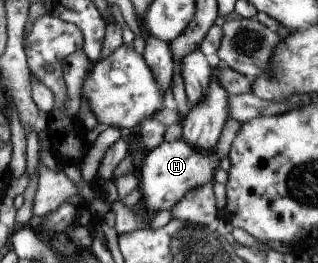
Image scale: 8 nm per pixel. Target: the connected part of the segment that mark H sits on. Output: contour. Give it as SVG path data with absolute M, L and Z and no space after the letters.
M181 138L172 142L160 143L157 148L149 150L141 165L136 169L138 187L145 208L156 213L159 210L169 210L183 196L186 196L189 190L212 182L213 172L219 167L219 160L215 164L215 159L214 151L203 152L199 148L195 150L189 144L185 144Z

